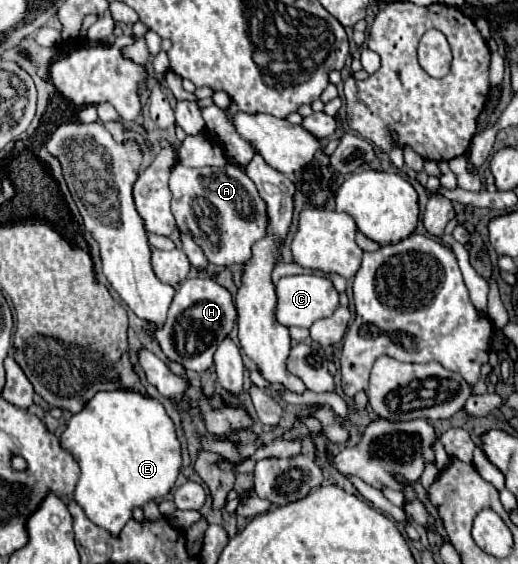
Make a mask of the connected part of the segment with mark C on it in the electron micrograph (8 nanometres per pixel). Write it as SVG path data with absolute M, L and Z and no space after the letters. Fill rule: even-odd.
M299 274L299 276L287 276L277 282L277 310L275 320L283 326L301 326L309 328L315 320L327 318L335 312L339 306L339 296L333 284L327 278L313 276L313 274Z

